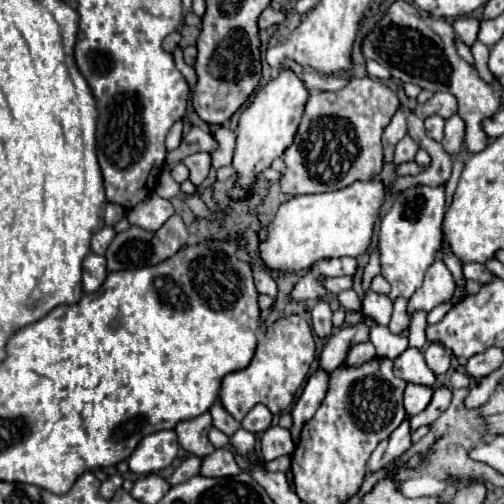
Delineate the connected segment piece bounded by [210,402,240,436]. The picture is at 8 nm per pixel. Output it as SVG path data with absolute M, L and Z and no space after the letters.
M218 402L210 408L210 414L212 414L212 424L214 424L218 430L222 430L226 436L232 436L232 434L240 428L240 422L236 422L236 420L222 408L222 404L218 404Z

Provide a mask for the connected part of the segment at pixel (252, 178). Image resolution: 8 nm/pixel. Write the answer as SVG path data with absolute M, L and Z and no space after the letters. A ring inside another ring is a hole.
M280 70L278 78L270 80L266 88L256 92L254 102L242 112L240 124L236 130L238 142L236 142L232 168L236 170L238 178L236 178L236 184L228 190L230 200L234 202L246 200L258 176L272 164L274 158L280 158L284 150L292 144L306 100L308 100L308 90L292 70Z

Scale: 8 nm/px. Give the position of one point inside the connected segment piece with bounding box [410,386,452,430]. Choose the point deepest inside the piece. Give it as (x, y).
(440, 401)

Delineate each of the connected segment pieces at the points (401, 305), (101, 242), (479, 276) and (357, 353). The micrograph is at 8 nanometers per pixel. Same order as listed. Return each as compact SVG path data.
M400 298L394 300L394 312L392 312L392 320L388 324L392 334L402 334L406 328L410 326L410 316L408 316L408 300Z
M104 226L100 232L96 232L96 234L92 236L92 252L104 256L104 252L106 252L108 244L112 242L114 234L116 234L116 232L114 232L114 228L110 228L110 226Z
M460 262L462 264L462 274L466 280L478 280L480 284L486 284L488 280L492 280L494 276L478 262Z
M368 341L352 347L348 351L343 364L346 366L360 366L360 364L372 360L374 356L376 356L376 350L374 350L372 342Z

